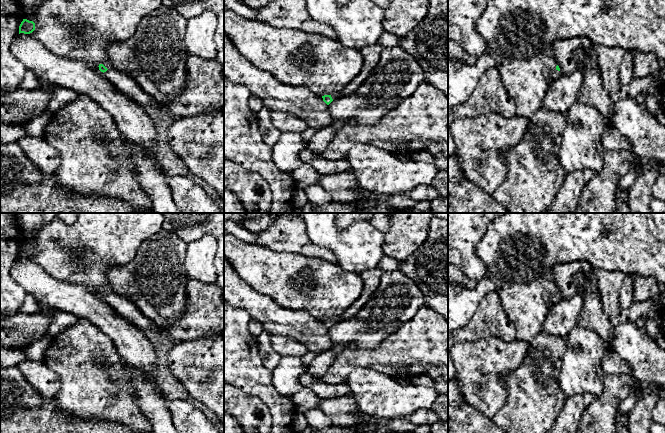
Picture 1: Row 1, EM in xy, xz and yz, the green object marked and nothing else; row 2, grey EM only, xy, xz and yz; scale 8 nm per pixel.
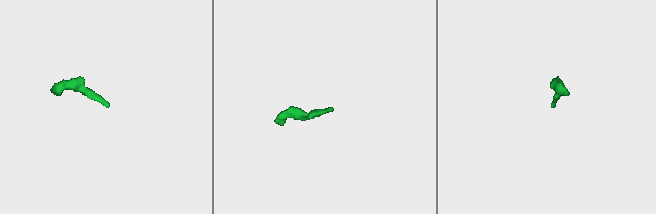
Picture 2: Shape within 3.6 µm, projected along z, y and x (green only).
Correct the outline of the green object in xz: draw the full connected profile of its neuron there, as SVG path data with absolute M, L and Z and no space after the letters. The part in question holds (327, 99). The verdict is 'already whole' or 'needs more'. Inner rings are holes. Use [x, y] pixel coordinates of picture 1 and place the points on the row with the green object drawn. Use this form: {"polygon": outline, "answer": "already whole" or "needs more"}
{"polygon": "M378 43L368 45L366 48L361 49L360 52L364 57L364 64L359 75L339 93L322 96L323 101L329 105L333 100L351 94L358 89L379 63L382 50L383 47Z", "answer": "needs more"}

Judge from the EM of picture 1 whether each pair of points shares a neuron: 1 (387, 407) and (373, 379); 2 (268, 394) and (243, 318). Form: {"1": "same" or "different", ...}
{"1": "same", "2": "same"}

